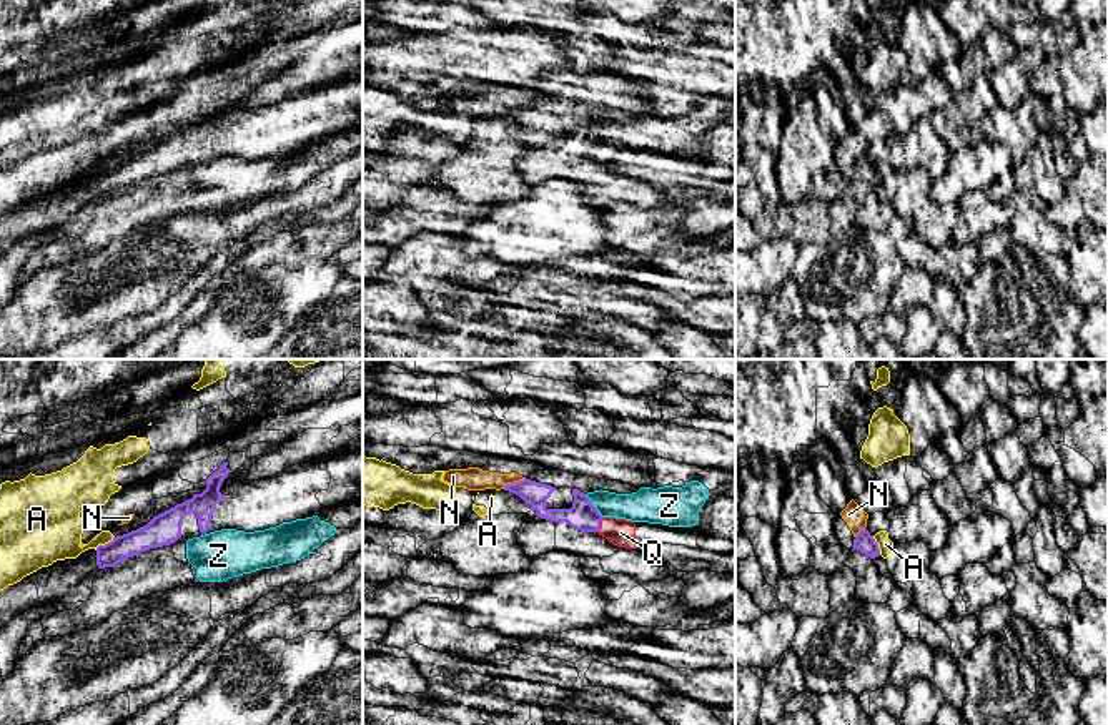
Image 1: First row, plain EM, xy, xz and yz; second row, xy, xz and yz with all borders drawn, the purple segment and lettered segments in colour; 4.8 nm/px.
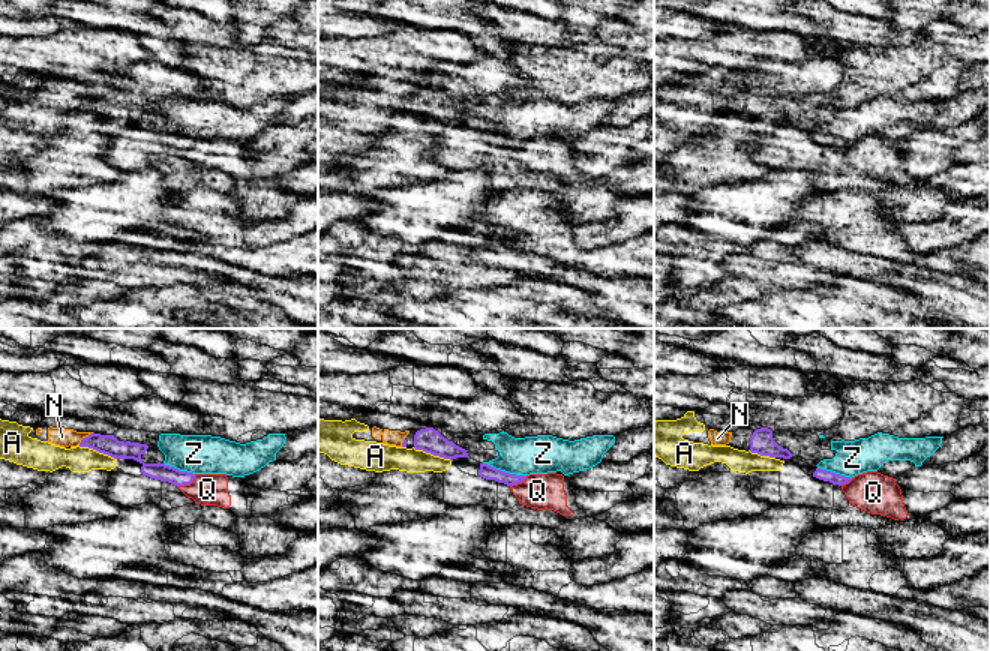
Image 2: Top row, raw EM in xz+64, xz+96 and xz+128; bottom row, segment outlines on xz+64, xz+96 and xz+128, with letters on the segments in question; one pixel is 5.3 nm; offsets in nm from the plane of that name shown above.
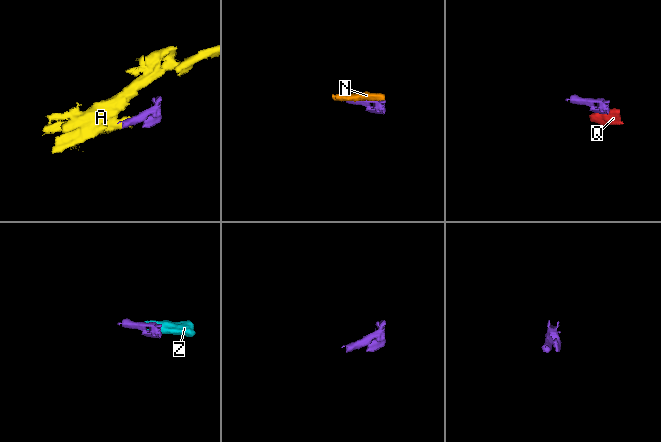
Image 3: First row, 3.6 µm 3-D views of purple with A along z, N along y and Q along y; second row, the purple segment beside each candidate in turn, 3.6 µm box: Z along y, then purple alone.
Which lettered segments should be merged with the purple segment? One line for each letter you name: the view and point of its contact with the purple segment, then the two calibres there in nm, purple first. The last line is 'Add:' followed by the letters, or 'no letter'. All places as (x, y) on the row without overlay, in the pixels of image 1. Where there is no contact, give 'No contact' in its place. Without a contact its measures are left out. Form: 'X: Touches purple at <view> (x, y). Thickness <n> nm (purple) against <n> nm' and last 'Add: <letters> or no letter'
Add: no letter

